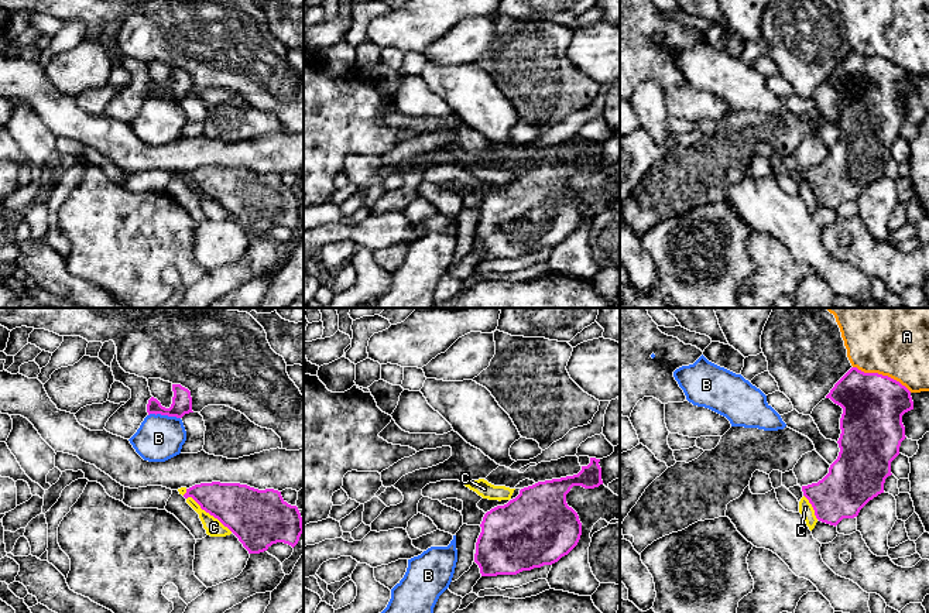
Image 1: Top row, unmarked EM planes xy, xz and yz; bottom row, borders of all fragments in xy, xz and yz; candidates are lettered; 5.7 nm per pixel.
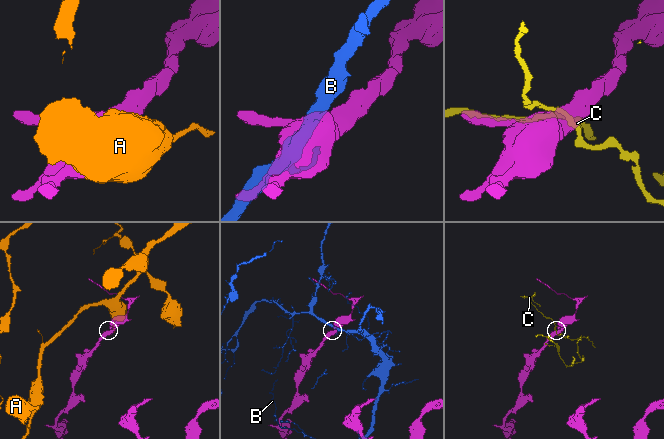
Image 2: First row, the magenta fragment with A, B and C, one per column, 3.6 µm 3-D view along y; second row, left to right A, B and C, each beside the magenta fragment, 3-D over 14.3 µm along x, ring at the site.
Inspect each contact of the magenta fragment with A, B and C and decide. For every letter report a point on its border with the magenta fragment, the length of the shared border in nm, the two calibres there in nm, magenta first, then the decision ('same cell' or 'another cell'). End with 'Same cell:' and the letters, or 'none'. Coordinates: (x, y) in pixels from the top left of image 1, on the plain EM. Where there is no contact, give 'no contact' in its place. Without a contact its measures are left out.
A: yz (881, 58) | 360 nm | 360/360 nm | another cell
B: xy (164, 98) | 190 nm | 110/260 nm | another cell
C: xy (209, 197) | 320 nm | 300/100 nm | another cell
Same cell: none

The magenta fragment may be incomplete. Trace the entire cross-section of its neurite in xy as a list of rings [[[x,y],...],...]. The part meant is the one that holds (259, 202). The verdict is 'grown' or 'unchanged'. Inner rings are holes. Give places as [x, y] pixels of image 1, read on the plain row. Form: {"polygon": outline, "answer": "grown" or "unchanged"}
{"polygon": [[[212,165],[186,172],[184,181],[192,181],[227,210],[248,237],[264,236],[277,226],[294,232],[304,216],[298,191],[288,188],[274,172]]], "answer": "unchanged"}

